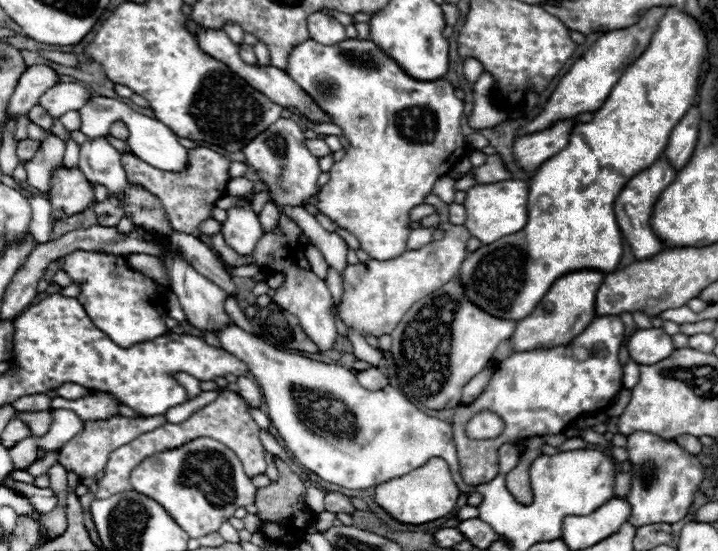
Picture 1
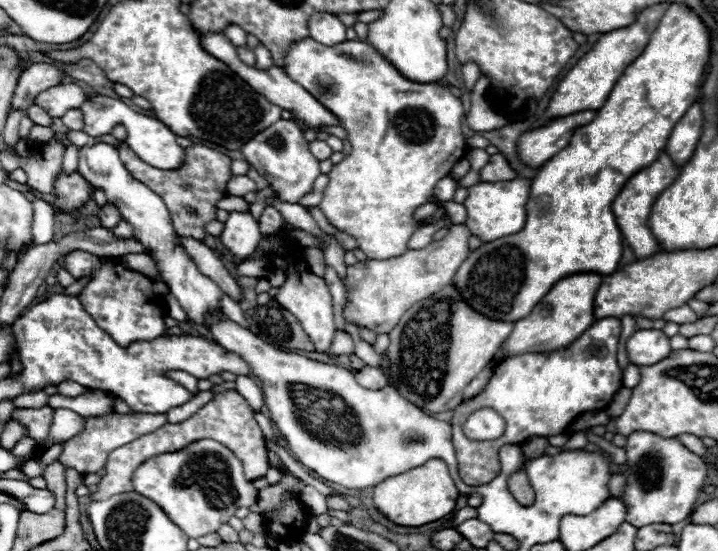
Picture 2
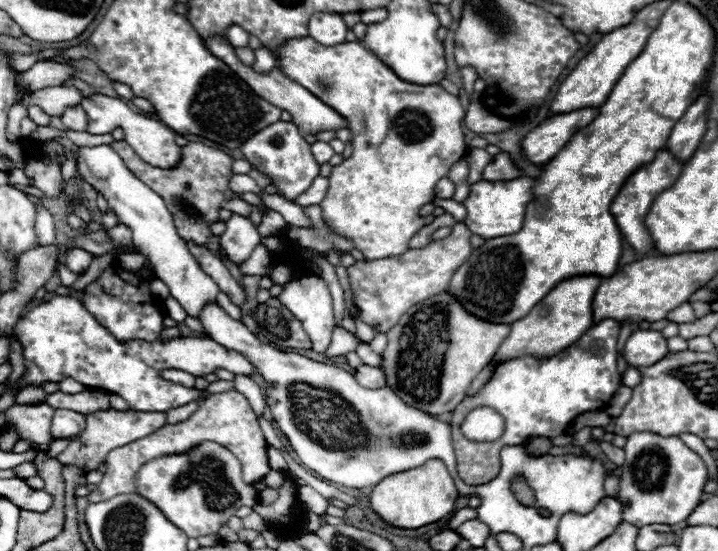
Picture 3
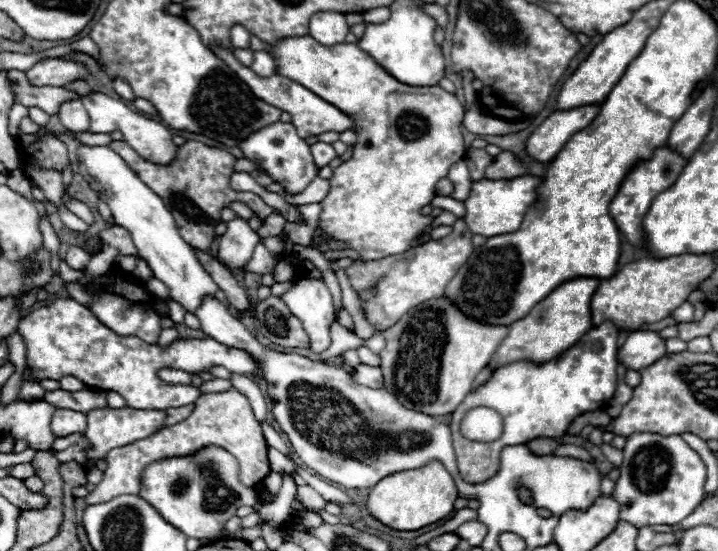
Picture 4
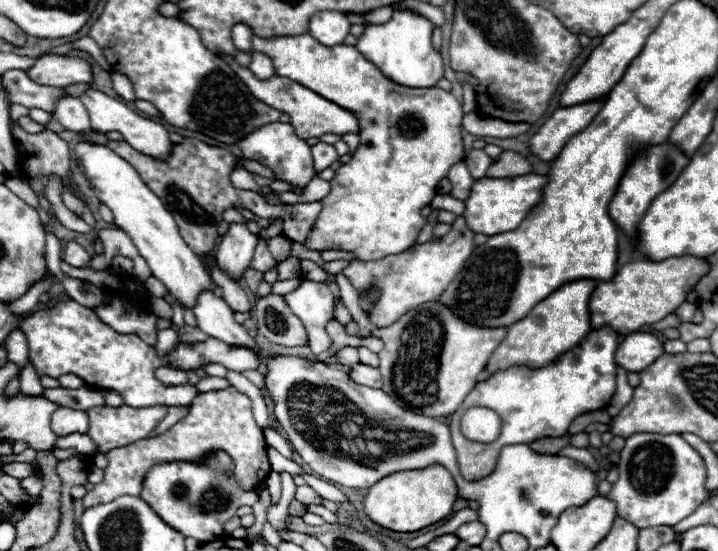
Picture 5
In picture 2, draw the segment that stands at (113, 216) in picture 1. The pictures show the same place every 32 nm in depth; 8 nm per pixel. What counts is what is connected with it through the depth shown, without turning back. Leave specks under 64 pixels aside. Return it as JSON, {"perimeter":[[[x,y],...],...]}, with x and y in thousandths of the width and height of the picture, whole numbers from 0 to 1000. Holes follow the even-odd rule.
{"perimeter":[[[145,374],[145,377],[139,377],[139,381],[136,381],[136,392],[139,392],[139,403],[142,403],[145,414],[159,414],[159,410],[164,407],[164,399],[167,399],[164,381],[162,381],[159,374]]]}

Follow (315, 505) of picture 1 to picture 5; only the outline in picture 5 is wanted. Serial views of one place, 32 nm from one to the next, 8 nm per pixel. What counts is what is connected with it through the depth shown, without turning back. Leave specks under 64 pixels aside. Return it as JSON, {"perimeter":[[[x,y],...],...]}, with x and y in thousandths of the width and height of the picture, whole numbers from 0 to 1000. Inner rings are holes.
{"perimeter":[[[415,882],[409,904],[421,915],[446,915],[446,900],[432,882]]]}

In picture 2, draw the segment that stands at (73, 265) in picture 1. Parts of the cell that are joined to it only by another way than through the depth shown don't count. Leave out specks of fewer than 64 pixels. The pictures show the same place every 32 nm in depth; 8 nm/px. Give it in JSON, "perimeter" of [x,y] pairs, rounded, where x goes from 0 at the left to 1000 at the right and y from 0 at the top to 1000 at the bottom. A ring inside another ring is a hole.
{"perimeter":[[[100,454],[89,468],[89,486],[103,505],[123,501],[128,490],[134,490],[134,508],[125,508],[109,541],[111,541],[114,555],[123,563],[123,570],[128,570],[128,577],[134,577],[134,588],[139,595],[150,599],[150,606],[156,606],[156,613],[162,613],[162,621],[167,621],[170,628],[175,628],[178,621],[187,621],[187,617],[217,617],[228,606],[231,563],[226,555],[226,544],[220,537],[214,537],[214,530],[212,530],[212,508],[192,494],[175,490],[167,479],[167,468],[162,468],[162,472],[157,466],[136,468],[117,454]]]}

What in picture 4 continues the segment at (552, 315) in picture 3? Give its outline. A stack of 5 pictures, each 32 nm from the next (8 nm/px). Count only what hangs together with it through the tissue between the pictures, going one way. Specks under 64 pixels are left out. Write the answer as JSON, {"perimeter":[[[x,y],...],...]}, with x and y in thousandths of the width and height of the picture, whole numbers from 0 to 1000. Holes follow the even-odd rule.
{"perimeter":[[[802,505],[794,512],[780,515],[772,530],[766,530],[749,555],[727,581],[710,588],[708,613],[691,632],[680,664],[688,675],[696,664],[721,657],[721,653],[741,653],[747,661],[763,657],[783,642],[786,635],[797,632],[822,595],[825,595],[825,566],[822,566],[822,541],[833,523],[830,505]]]}

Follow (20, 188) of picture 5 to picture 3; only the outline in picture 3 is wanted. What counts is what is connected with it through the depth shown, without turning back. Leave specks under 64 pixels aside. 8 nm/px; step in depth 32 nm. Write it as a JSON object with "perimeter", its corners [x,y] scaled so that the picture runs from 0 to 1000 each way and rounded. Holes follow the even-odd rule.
{"perimeter":[[[17,309],[17,312],[11,316],[11,334],[25,338],[25,341],[31,341],[31,348],[33,348],[33,352],[39,352],[33,341],[39,341],[39,338],[42,338],[42,330],[39,330],[39,323],[36,323],[36,316],[33,316],[31,309]]]}

